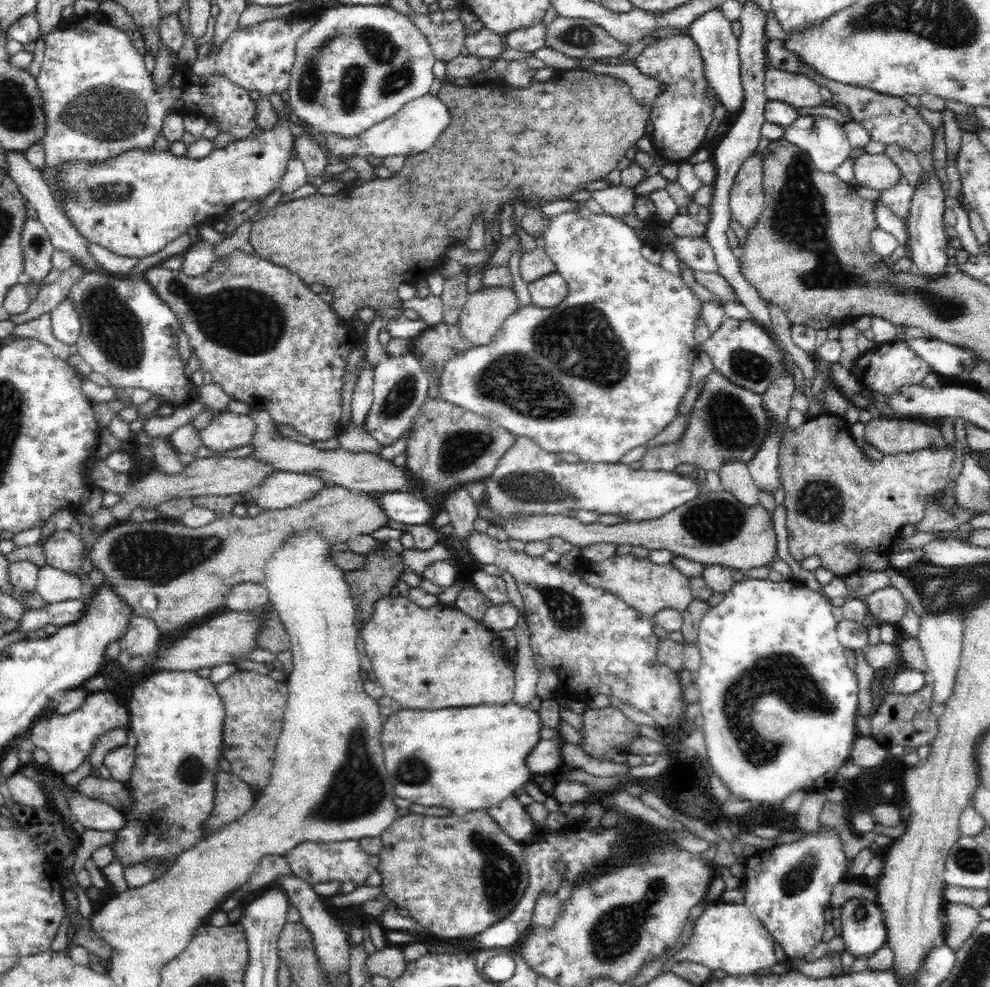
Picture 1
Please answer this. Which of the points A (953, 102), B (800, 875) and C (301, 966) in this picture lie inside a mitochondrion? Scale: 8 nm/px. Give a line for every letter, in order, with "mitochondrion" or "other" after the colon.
A: other
B: mitochondrion
C: other

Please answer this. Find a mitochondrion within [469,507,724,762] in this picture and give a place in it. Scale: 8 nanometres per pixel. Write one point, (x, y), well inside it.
(567, 611)

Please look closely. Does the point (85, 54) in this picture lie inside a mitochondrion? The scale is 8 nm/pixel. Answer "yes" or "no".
no

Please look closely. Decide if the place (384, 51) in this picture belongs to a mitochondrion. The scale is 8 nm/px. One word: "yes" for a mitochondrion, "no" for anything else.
yes

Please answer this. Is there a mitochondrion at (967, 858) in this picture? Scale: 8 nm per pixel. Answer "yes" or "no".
yes

